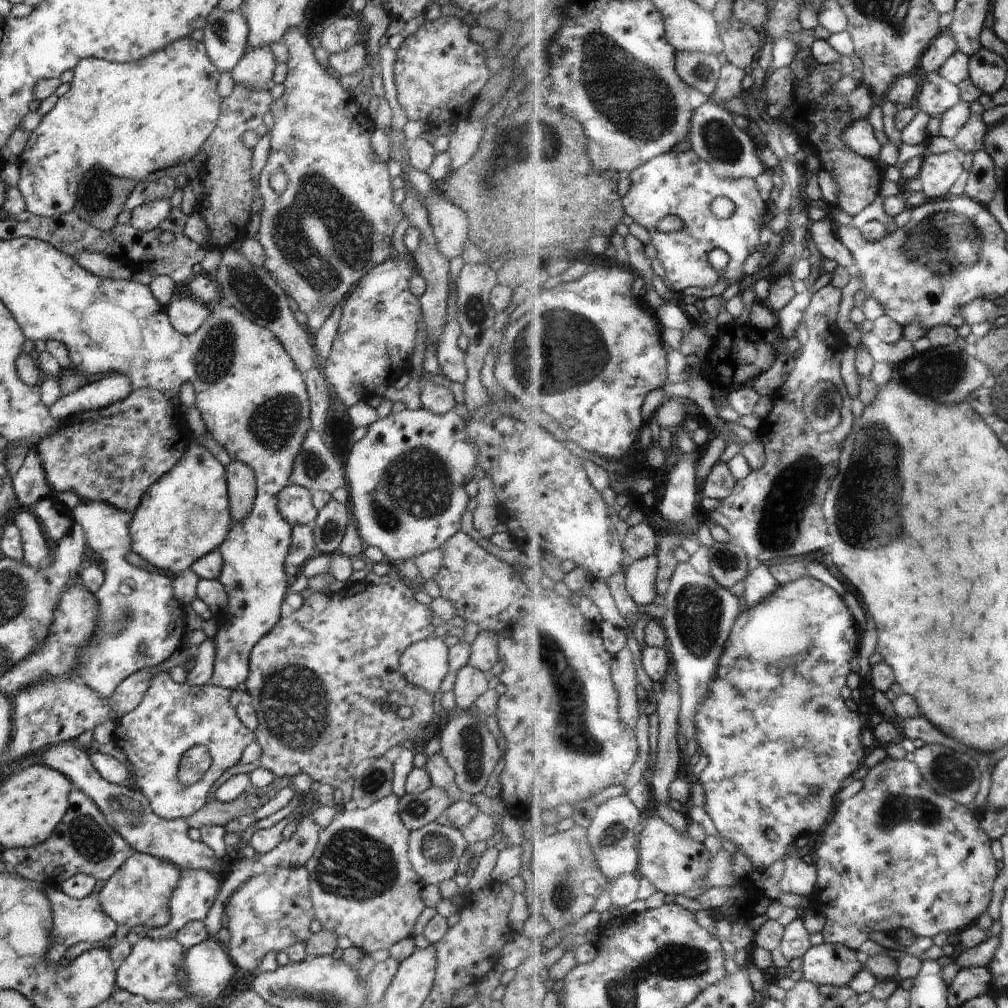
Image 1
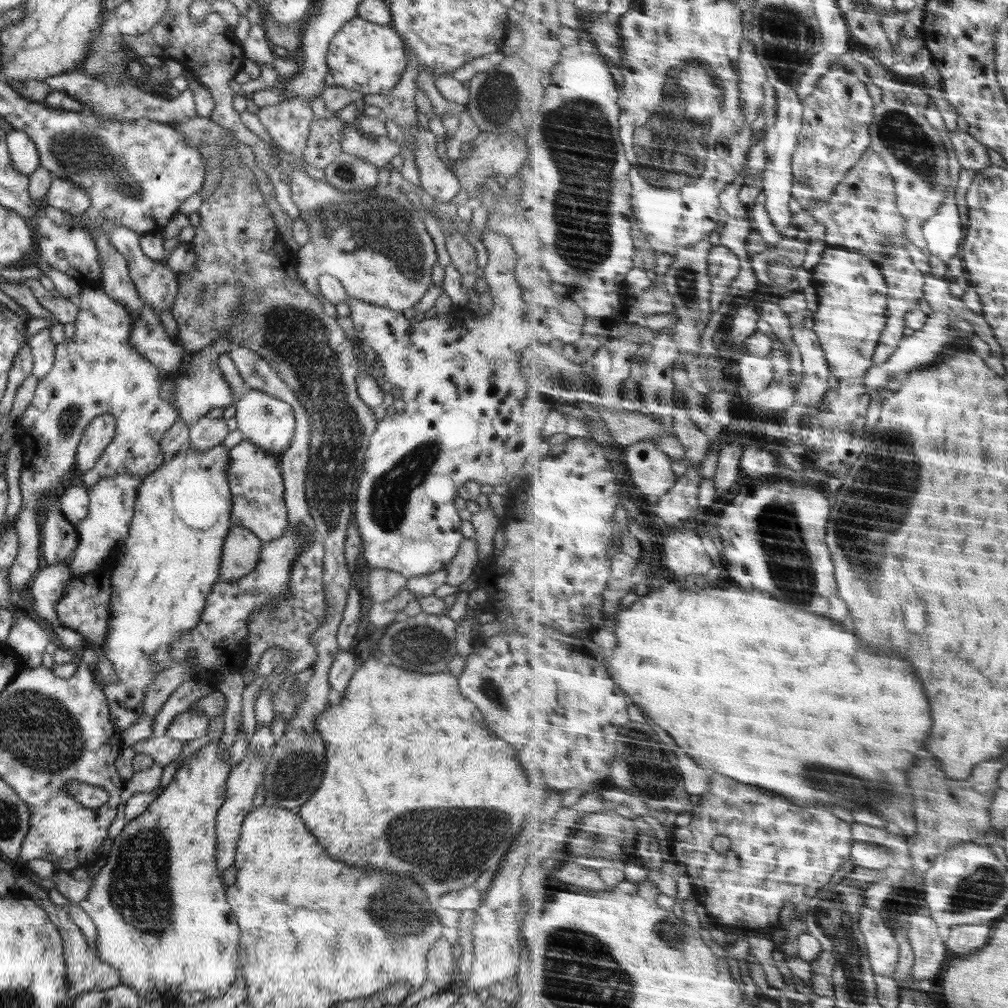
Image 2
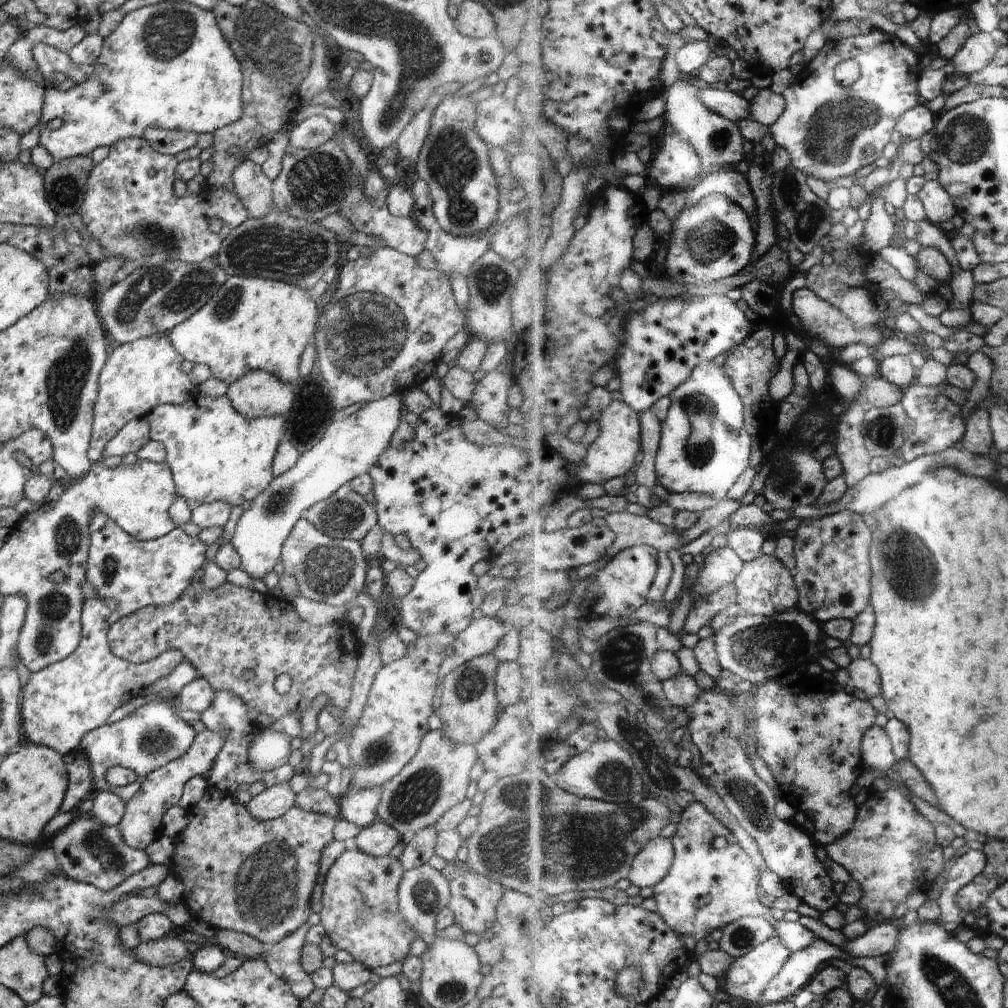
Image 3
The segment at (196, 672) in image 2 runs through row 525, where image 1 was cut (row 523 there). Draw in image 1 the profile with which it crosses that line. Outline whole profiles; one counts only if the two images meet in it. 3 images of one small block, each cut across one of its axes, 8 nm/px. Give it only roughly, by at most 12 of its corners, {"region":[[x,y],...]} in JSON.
{"region":[[288,485],[276,508],[290,524],[309,526],[318,518],[312,492]]}

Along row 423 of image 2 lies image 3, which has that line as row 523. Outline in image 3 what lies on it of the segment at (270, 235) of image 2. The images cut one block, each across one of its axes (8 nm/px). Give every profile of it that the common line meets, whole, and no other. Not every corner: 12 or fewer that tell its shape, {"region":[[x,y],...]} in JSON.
{"region":[[350,482],[303,517],[333,539],[361,541],[376,511]]}

